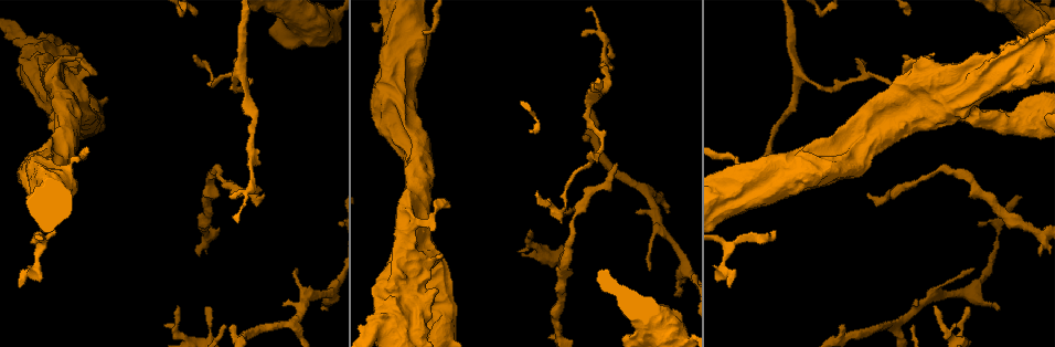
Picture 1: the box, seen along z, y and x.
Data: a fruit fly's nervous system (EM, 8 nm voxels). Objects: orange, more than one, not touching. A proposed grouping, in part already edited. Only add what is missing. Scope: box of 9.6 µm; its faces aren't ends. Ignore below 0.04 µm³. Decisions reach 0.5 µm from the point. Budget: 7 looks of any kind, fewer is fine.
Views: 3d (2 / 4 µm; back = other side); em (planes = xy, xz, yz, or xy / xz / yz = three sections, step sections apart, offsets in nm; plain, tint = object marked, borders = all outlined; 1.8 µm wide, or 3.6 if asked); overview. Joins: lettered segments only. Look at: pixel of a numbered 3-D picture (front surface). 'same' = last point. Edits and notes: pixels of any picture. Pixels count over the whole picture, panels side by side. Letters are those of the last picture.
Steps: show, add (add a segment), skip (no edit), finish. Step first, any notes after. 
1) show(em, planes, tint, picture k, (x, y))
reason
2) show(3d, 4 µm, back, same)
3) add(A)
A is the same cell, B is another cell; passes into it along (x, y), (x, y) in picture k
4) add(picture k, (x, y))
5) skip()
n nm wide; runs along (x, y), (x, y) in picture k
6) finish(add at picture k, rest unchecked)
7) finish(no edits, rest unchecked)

show(3d, 4 µm, picture 1, (529, 233))
tapers out

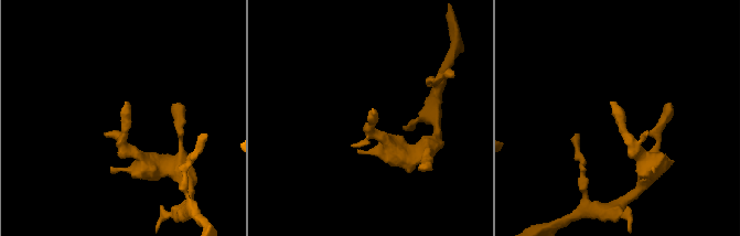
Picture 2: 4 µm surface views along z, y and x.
show(em, xy, step 8, tint, picture 2, (610, 102))
now the EM

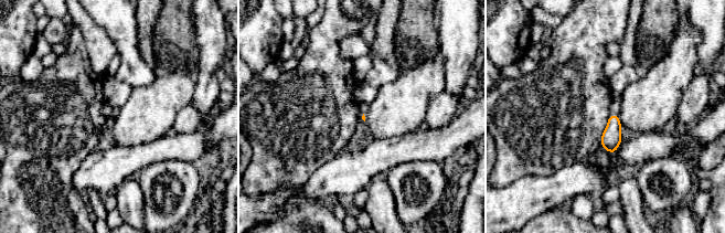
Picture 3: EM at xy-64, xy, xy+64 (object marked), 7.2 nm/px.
show(em, planes, borders, same)
another direction

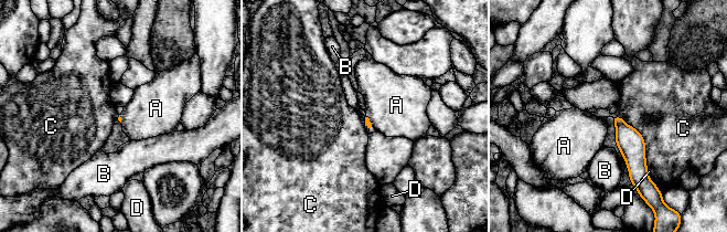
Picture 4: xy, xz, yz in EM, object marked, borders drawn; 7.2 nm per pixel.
skip()
C touches over 480 nm; A, B, C and D are other cells; border along (613, 115), (641, 135), (649, 170) in picture 4; none of them fits

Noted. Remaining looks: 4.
show(em, planes, borders, picture 1, (868, 193))

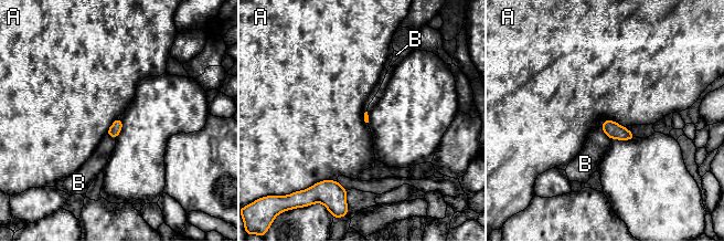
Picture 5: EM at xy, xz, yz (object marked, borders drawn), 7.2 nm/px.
skip()
A and B are other cells; none of them fits

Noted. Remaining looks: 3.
show(em, yz, step 16, tint, picture 1, (858, 59))
tapers out

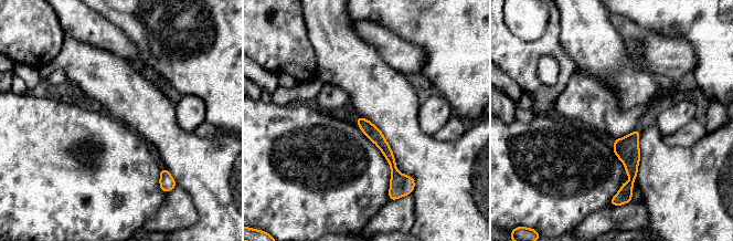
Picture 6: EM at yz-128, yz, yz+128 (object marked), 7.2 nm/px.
show(em, xz, step 8, borders, same)
another direction

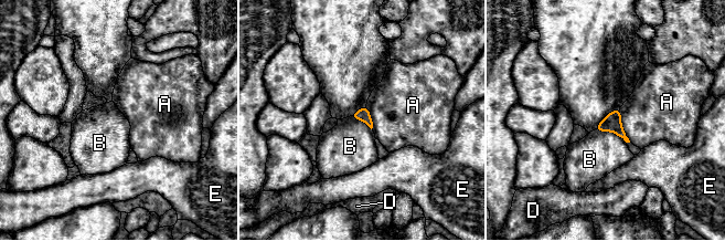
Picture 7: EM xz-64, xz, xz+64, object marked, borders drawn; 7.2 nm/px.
skip()
90 nm wide; A, B, D and E are other cells; border along (595, 129), (615, 133), (626, 143) in picture 7; none of them fits

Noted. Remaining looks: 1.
finish(no edits, rest unchecked)

